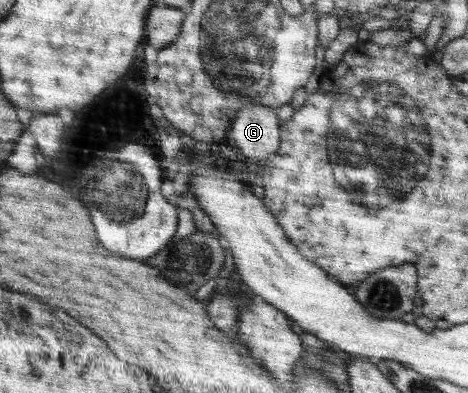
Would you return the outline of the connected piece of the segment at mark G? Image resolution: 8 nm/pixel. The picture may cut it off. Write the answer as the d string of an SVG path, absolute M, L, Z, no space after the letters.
M268 106L240 108L229 135L231 144L248 161L263 163L278 151L281 128L276 109Z

